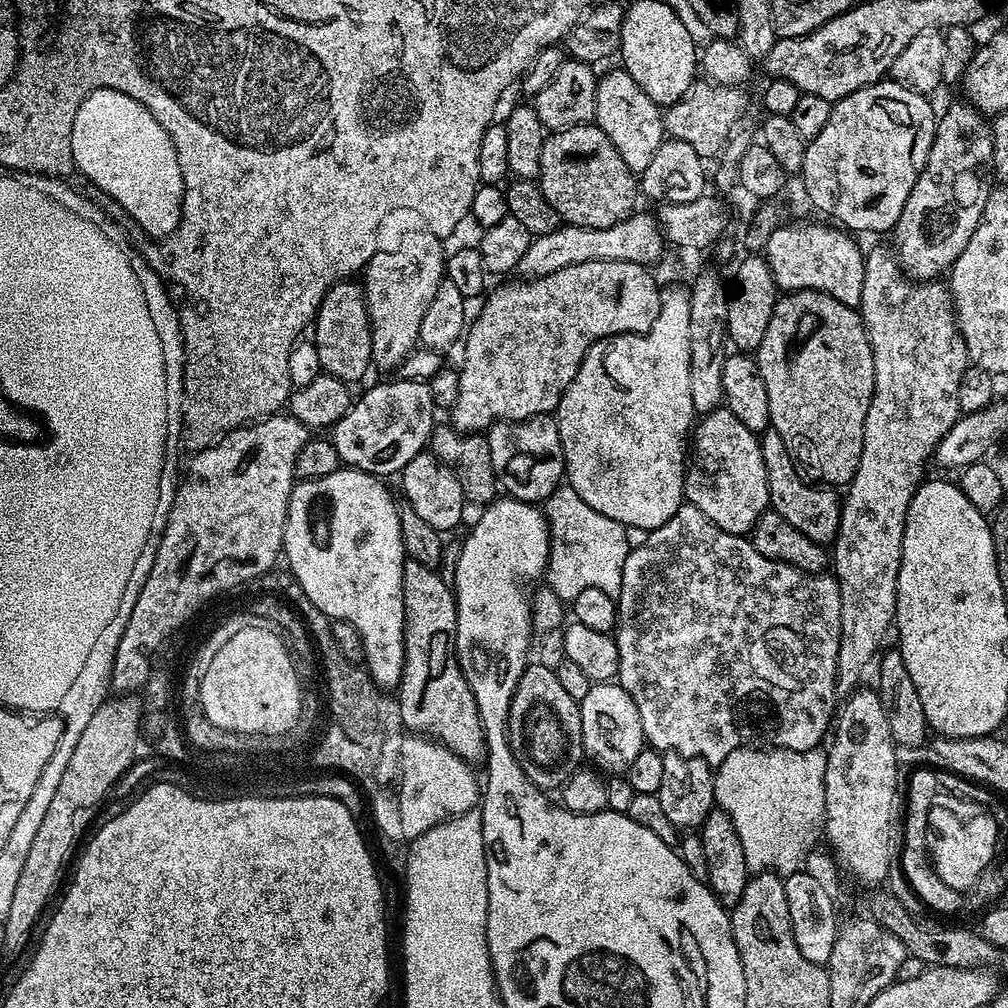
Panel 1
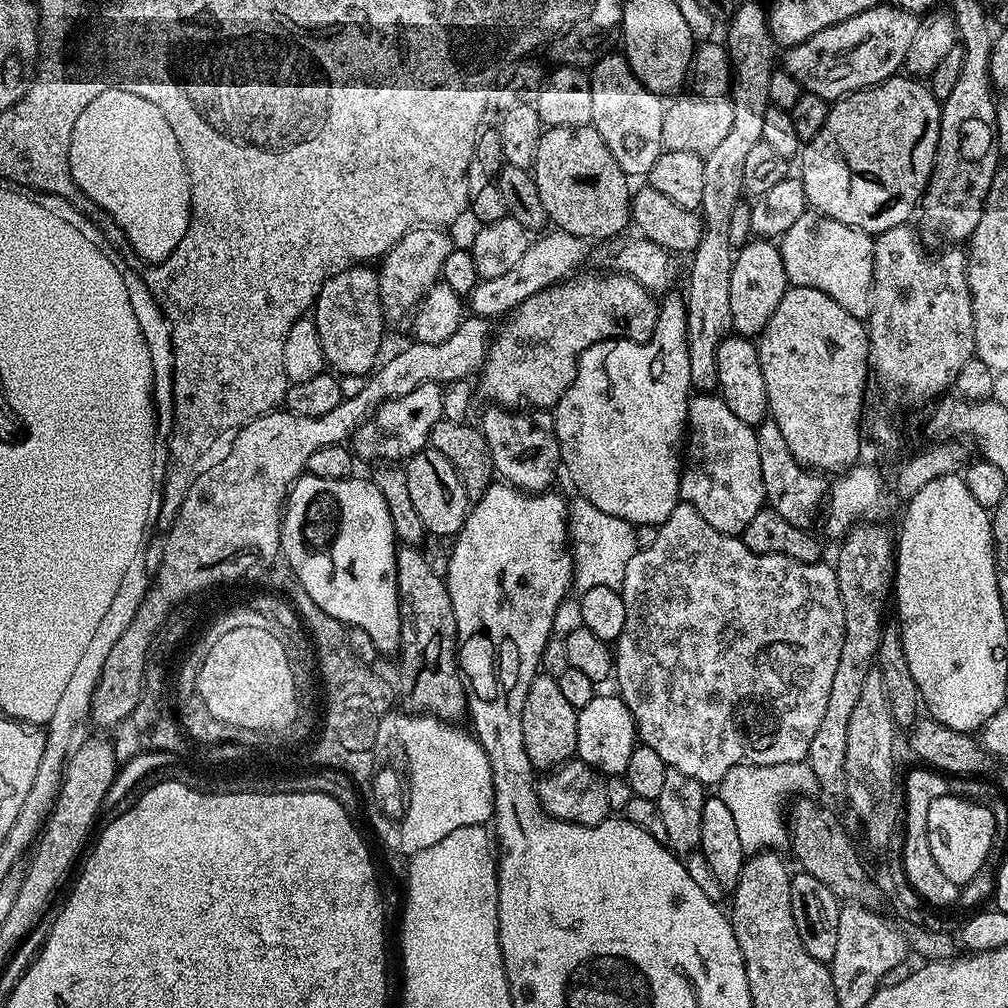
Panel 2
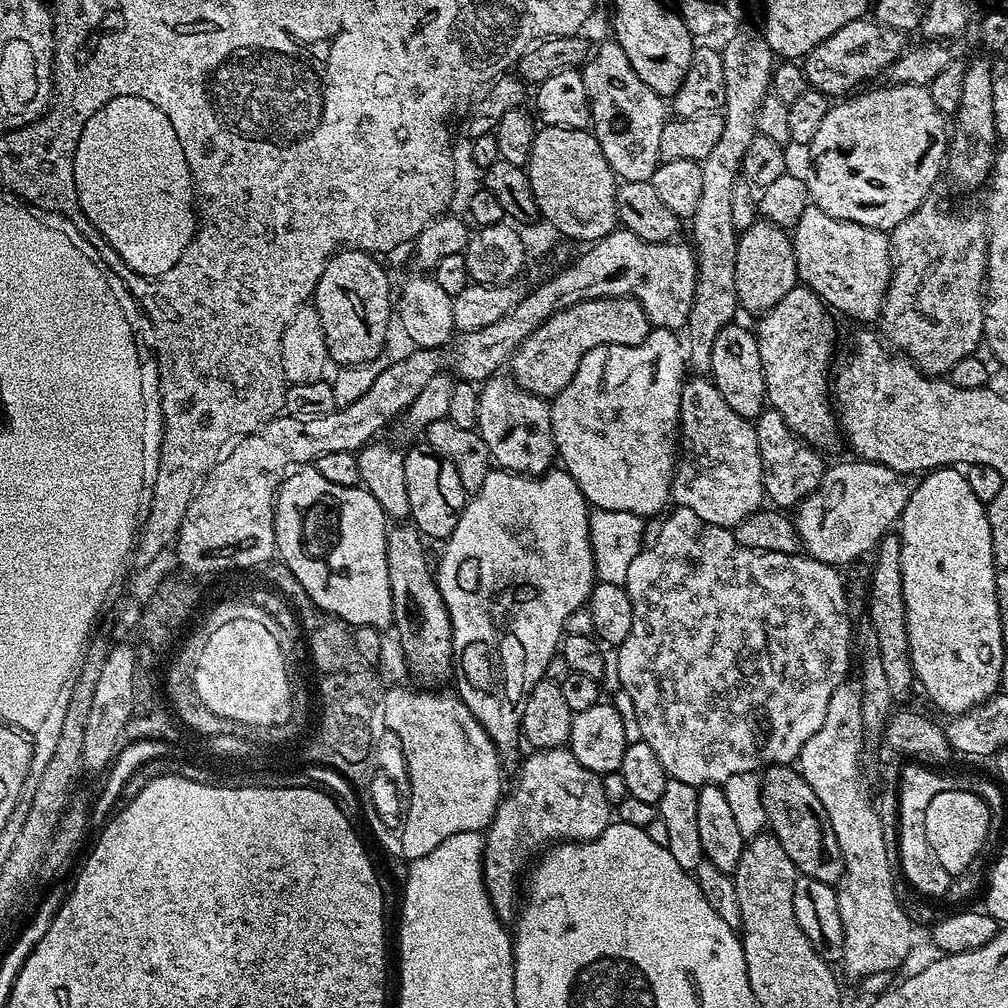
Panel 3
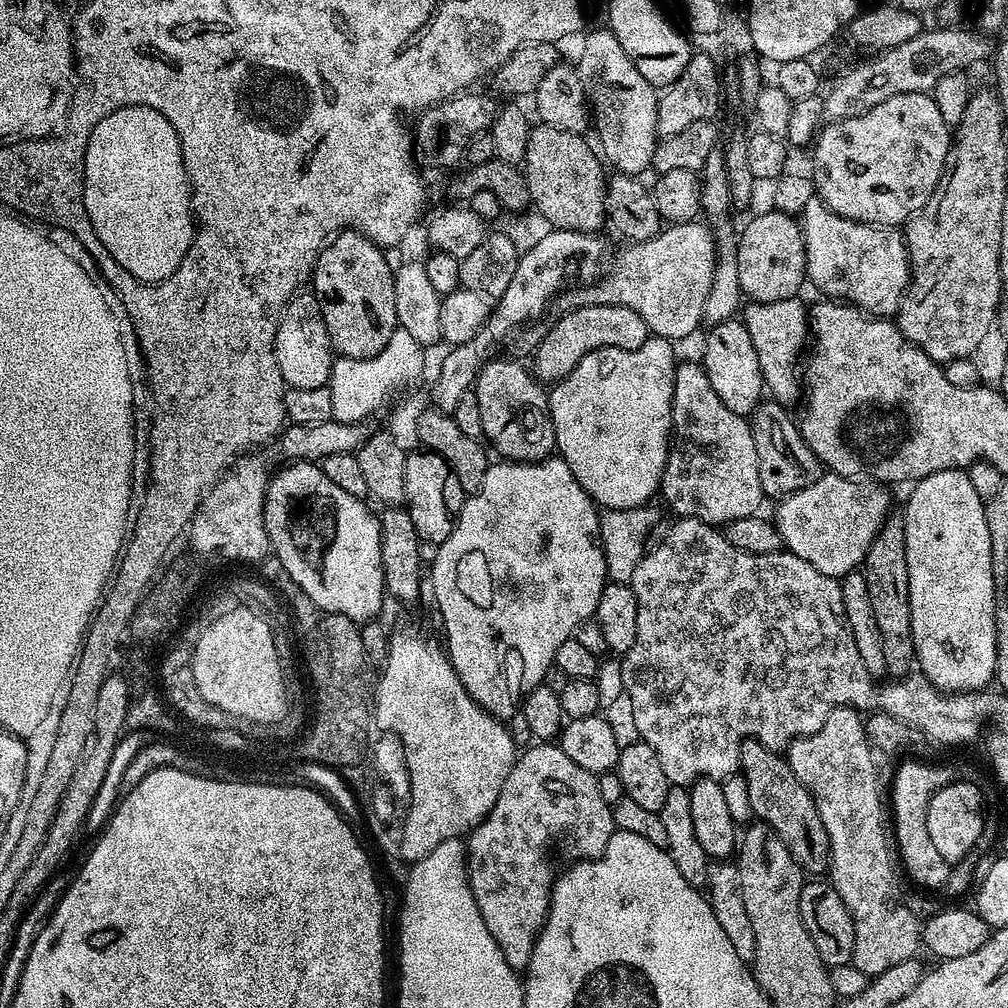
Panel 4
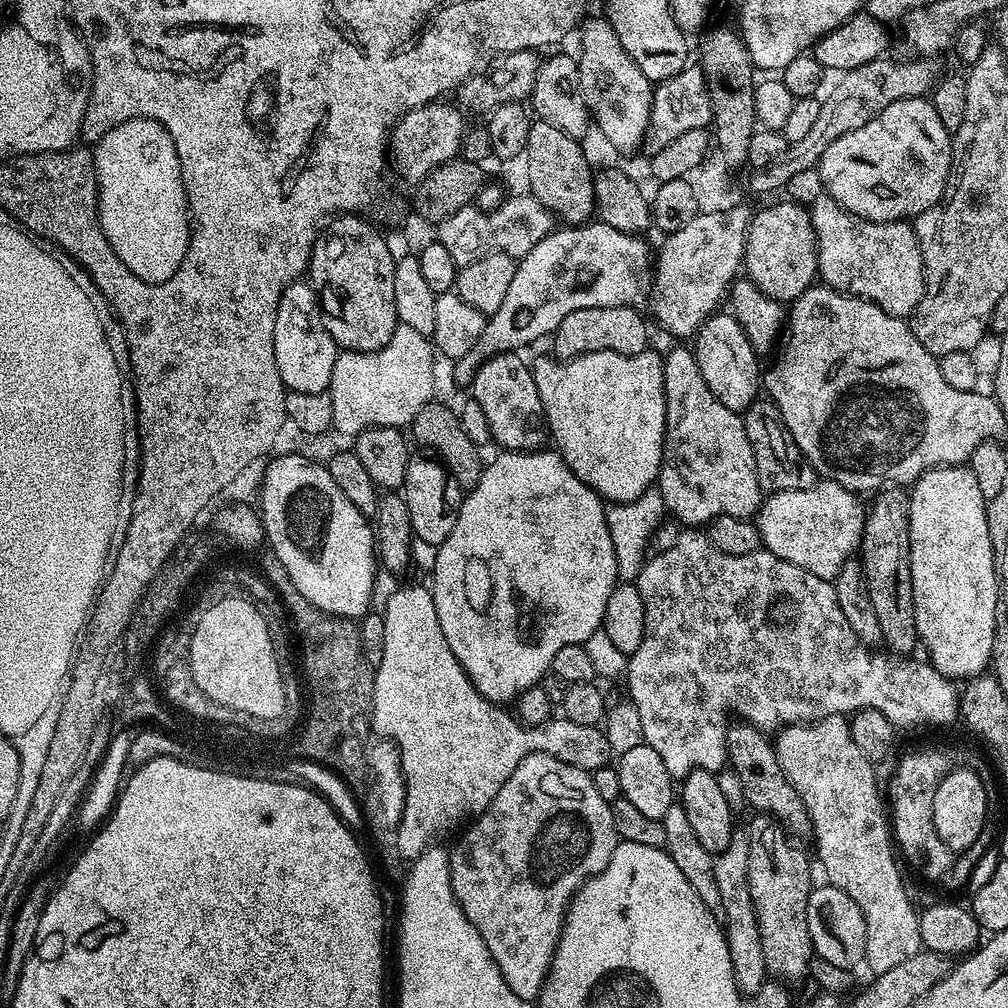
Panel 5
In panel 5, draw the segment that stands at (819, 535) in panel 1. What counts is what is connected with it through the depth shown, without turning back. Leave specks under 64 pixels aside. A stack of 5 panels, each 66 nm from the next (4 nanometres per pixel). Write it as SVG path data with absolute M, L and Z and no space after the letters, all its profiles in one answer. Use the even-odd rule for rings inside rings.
M756 399L742 415L746 426L746 438L750 438L750 446L754 450L754 466L758 474L758 486L761 493L806 490L817 484L816 471L810 466L802 450L798 450L790 430L786 430L780 412L771 399Z

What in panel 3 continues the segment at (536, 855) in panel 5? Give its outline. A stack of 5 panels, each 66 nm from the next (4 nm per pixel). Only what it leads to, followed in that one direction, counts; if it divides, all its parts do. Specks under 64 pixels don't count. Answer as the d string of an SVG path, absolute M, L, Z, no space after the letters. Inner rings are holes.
M567 747L541 748L527 754L512 793L501 799L484 836L484 885L496 915L504 922L511 921L518 908L516 879L524 864L524 844L532 848L549 842L593 840L614 816L601 773L586 770Z

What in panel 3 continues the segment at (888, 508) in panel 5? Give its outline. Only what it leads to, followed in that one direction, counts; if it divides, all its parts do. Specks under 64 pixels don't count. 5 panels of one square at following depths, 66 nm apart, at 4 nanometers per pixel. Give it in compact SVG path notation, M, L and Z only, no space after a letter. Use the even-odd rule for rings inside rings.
M896 534L883 536L874 549L876 561L872 564L872 582L868 590L868 620L870 631L878 638L878 655L882 658L882 666L886 673L886 683L890 686L893 701L900 702L911 694L916 684L916 671L910 658L910 634L906 630L906 602L902 594L902 546L900 537Z

